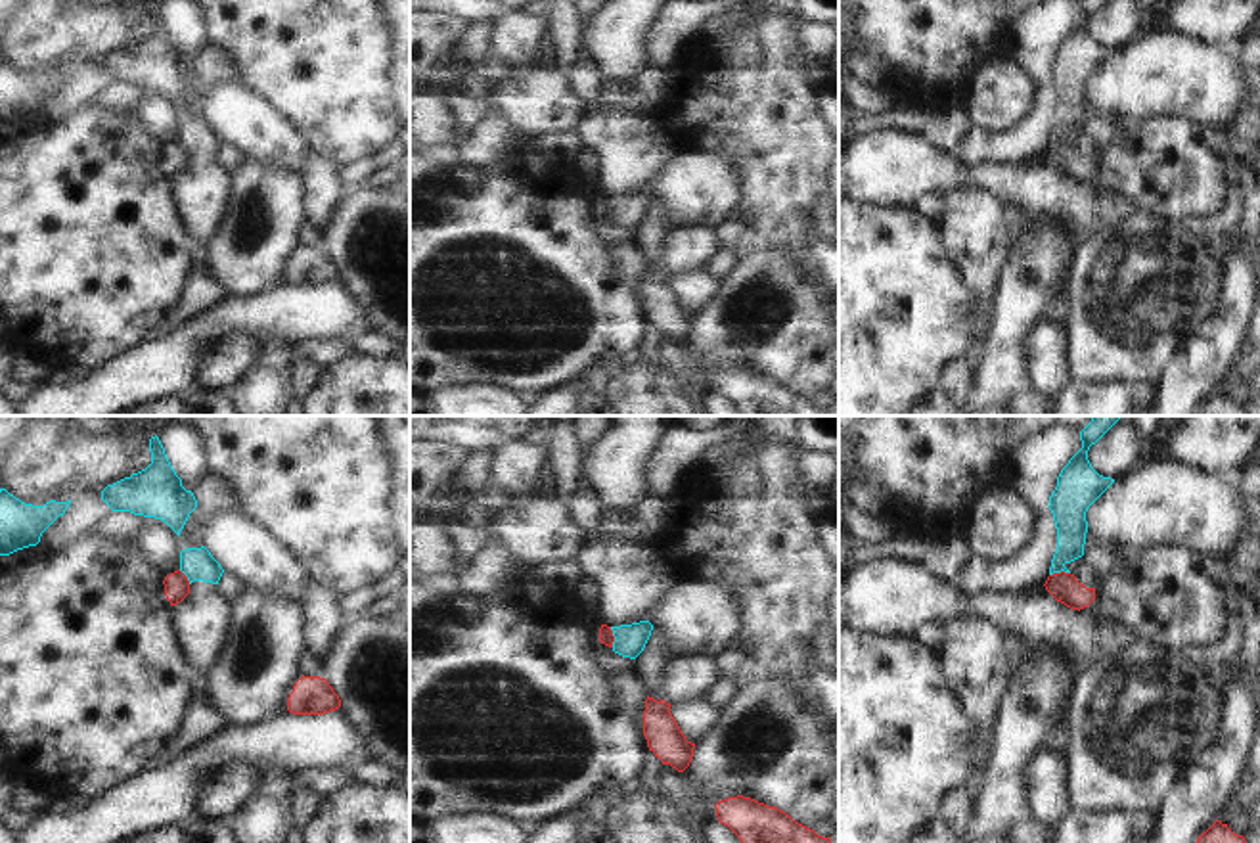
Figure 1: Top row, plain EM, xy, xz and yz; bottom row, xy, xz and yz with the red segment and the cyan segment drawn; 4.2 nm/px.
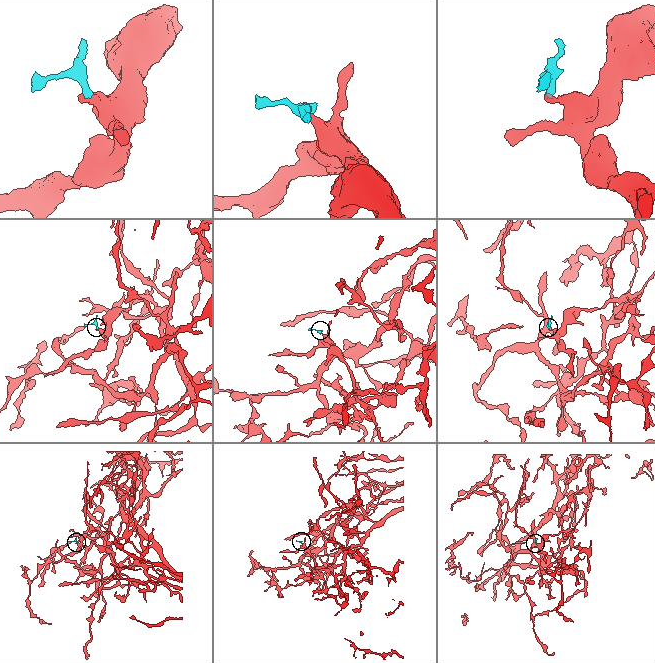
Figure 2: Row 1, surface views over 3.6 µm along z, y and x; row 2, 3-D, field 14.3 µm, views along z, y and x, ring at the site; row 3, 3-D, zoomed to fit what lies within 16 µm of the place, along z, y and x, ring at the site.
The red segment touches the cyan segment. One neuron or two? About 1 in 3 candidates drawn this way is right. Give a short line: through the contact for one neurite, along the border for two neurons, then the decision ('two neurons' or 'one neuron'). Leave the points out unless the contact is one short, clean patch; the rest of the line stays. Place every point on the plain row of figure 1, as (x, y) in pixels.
line xz (609, 198), (613, 217); two neurons

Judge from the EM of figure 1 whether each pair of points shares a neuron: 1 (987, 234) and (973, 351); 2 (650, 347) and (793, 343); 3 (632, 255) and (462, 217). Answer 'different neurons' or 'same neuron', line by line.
1: same neuron
2: different neurons
3: different neurons

